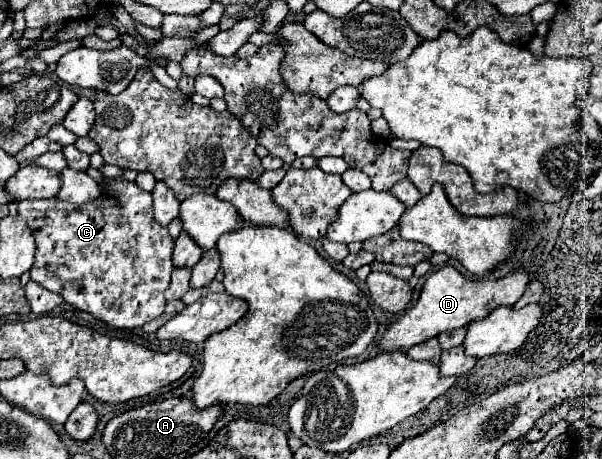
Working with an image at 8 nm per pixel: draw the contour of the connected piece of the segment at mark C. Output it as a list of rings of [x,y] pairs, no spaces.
[[[110,180],[102,186],[100,200],[94,200],[94,204],[54,204],[54,198],[18,202],[18,214],[26,220],[36,240],[36,262],[30,268],[30,278],[42,288],[60,294],[70,306],[92,314],[112,328],[144,326],[152,318],[162,316],[166,306],[164,292],[174,270],[170,262],[174,240],[154,220],[152,212],[152,194],[126,180]]]

